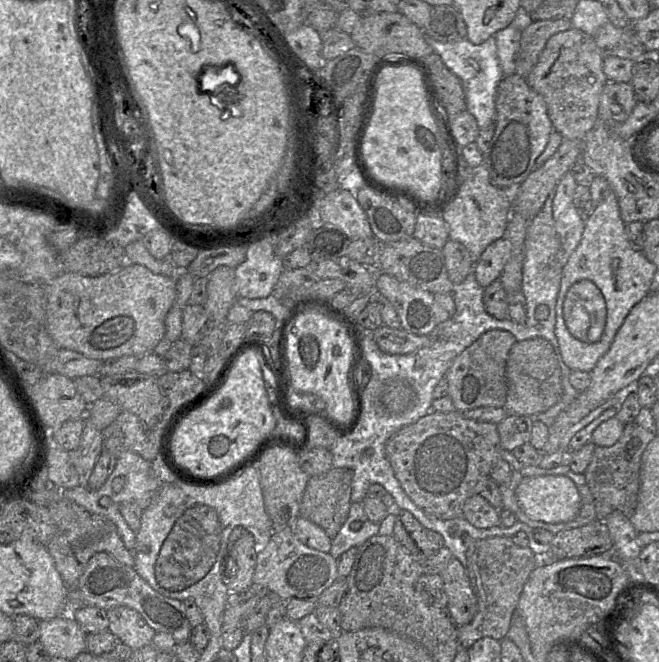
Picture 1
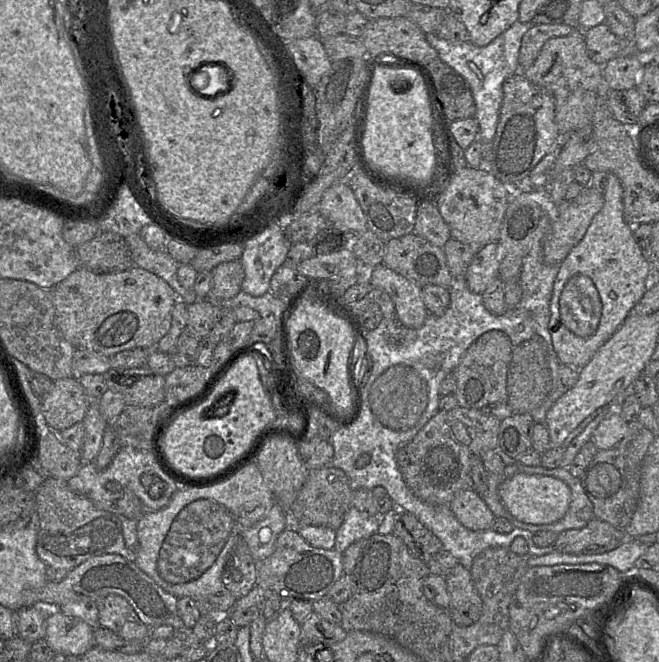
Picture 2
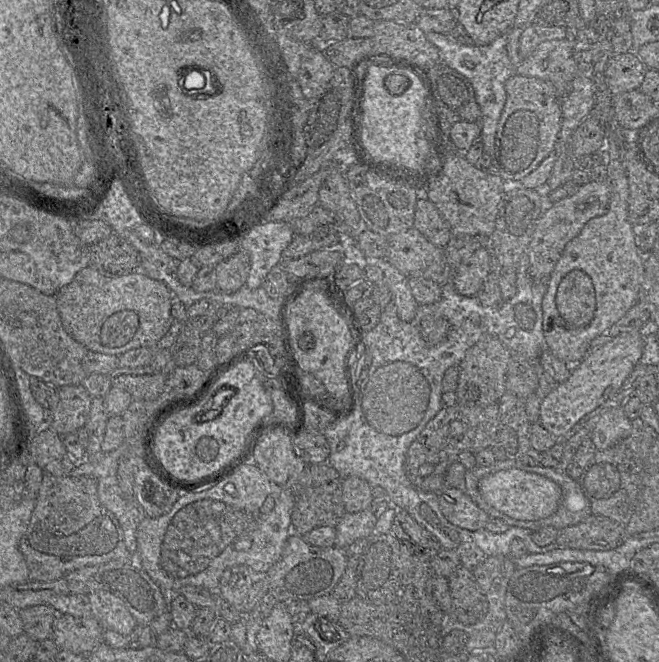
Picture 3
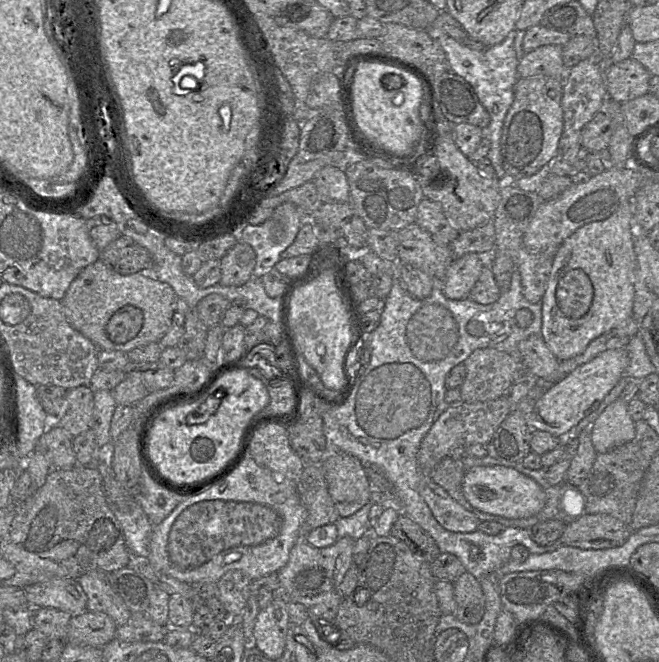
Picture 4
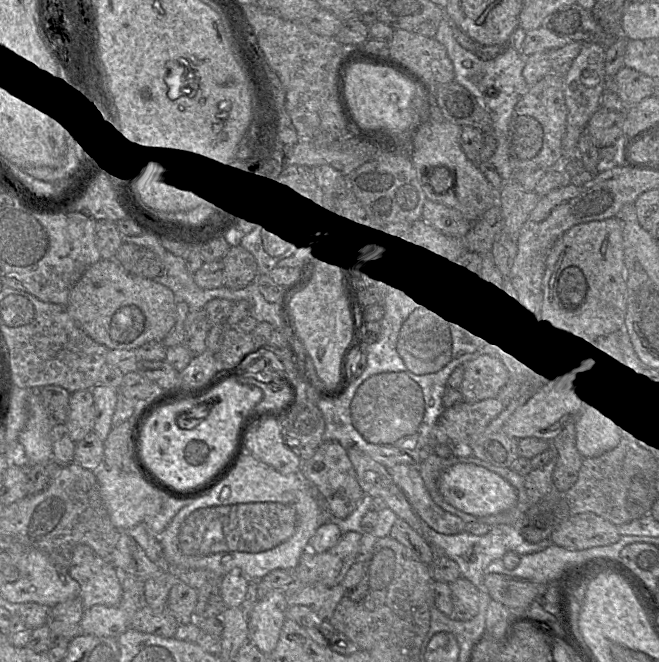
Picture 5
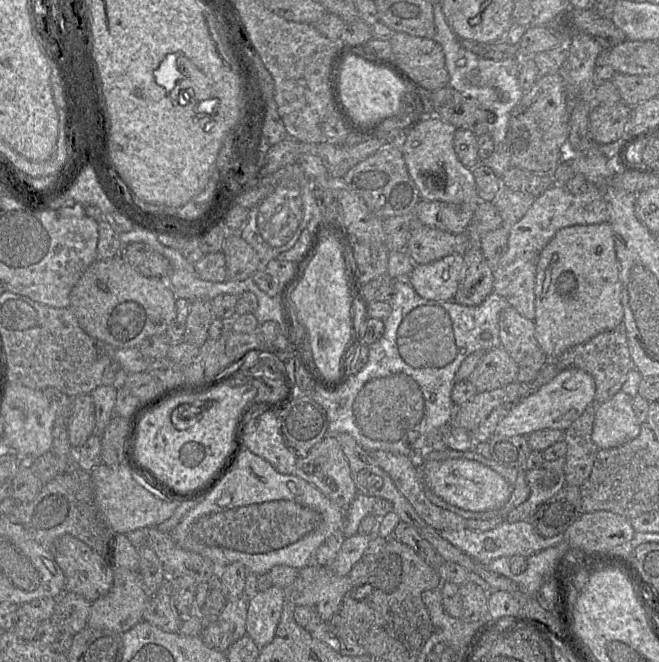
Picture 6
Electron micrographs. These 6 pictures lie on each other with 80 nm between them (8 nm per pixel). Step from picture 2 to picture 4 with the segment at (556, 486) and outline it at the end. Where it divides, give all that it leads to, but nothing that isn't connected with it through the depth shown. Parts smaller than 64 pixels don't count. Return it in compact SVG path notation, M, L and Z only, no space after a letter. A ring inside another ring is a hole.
M500 465L473 467L464 475L462 490L465 498L474 508L508 519L532 517L546 504L545 488L512 467Z

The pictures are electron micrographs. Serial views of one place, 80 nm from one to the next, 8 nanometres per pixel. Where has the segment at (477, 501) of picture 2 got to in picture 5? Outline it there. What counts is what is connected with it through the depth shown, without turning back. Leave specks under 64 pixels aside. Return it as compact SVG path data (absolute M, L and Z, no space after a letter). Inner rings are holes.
M396 464L388 468L400 489L422 520L437 532L459 534L466 531L467 523L459 516L439 506L431 497L417 464Z

